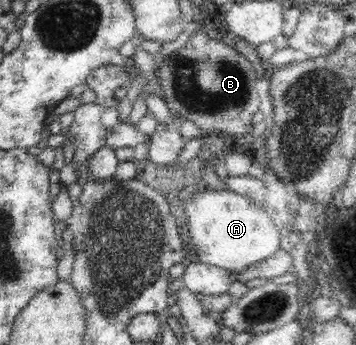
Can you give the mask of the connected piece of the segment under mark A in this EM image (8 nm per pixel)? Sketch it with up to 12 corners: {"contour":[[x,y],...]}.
{"contour":[[230,190],[185,201],[200,262],[244,271],[281,235],[263,206]]}

